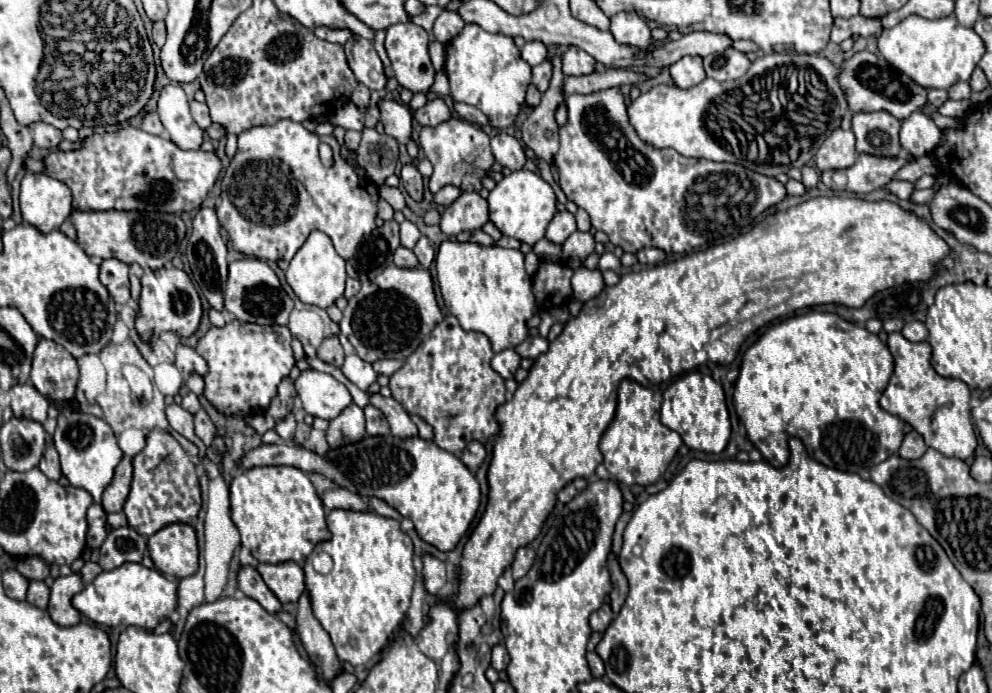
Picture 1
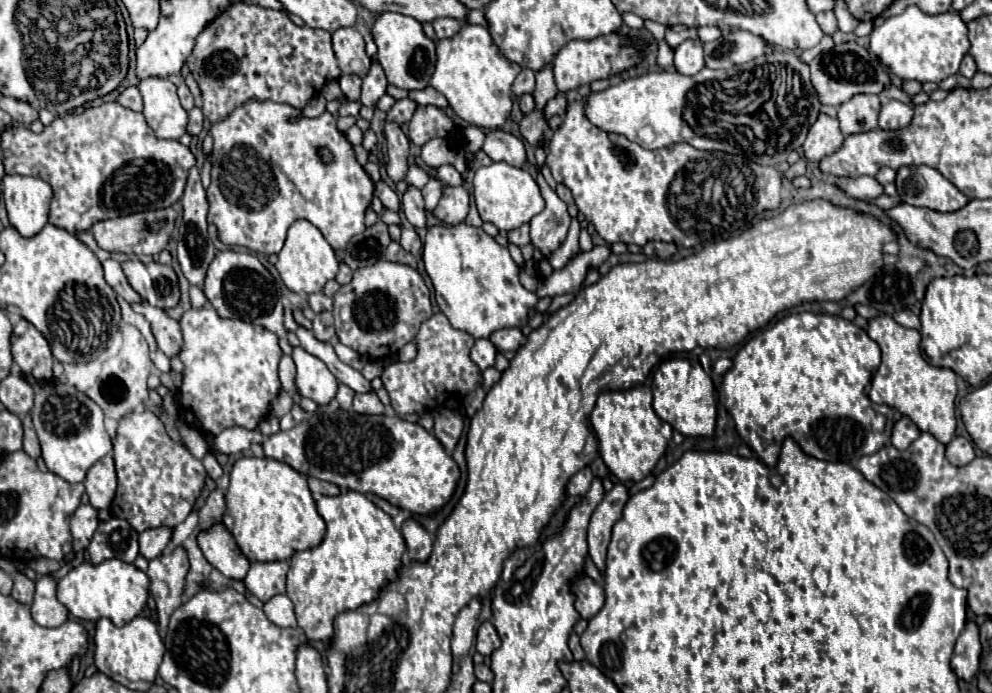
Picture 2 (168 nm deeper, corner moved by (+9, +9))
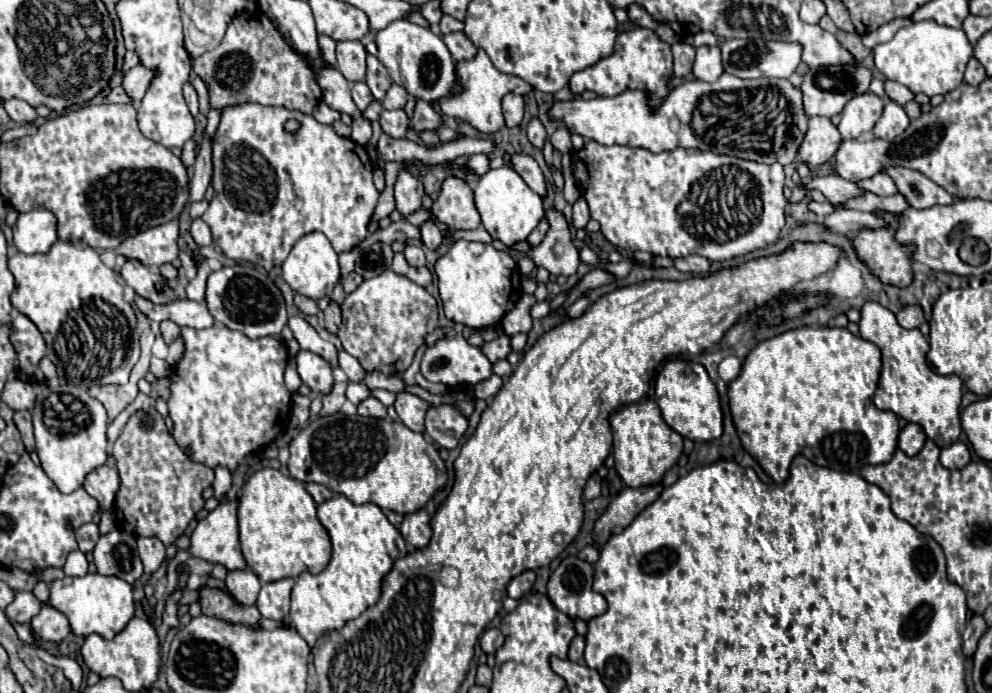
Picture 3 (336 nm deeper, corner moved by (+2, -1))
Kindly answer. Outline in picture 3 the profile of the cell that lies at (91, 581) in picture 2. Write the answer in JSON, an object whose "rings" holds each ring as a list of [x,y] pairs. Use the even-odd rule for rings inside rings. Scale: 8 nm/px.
{"rings":[[[86,574],[82,578],[62,578],[50,582],[50,596],[48,604],[62,612],[70,628],[76,636],[88,636],[88,634],[100,634],[106,640],[114,638],[134,616],[134,594],[132,586],[124,580],[118,580],[116,576],[102,576],[102,574]]]}

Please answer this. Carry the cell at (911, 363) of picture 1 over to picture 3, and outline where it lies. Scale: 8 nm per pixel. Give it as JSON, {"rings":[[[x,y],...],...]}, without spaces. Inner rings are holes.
{"rings":[[[866,302],[860,308],[860,336],[874,342],[882,352],[882,372],[874,394],[874,404],[880,410],[890,410],[908,422],[916,422],[924,428],[926,436],[934,440],[940,448],[950,446],[962,434],[960,428],[960,400],[962,400],[962,380],[954,374],[940,376],[928,362],[928,340],[918,328],[906,330],[896,322],[896,316],[878,302]]]}

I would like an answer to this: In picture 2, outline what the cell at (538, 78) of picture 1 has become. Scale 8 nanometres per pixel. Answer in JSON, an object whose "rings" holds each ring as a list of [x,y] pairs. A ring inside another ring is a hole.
{"rings":[[[523,68],[519,72],[519,76],[515,78],[515,86],[513,86],[513,96],[519,98],[525,92],[533,92],[535,90],[535,74],[529,68]]]}

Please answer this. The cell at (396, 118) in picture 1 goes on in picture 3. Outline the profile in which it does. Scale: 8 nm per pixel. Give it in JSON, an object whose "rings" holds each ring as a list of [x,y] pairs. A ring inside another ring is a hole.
{"rings":[[[402,170],[398,180],[396,180],[396,210],[400,212],[402,218],[408,218],[416,210],[422,208],[422,198],[424,198],[424,186],[420,178],[416,178],[412,172]]]}

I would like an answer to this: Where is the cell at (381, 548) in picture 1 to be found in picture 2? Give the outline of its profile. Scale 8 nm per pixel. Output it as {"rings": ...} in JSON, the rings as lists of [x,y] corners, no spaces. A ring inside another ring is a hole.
{"rings":[[[345,492],[341,496],[323,496],[317,500],[317,512],[327,524],[327,534],[319,546],[295,552],[291,558],[291,568],[287,574],[287,596],[291,598],[297,614],[297,626],[305,636],[315,642],[331,642],[335,636],[333,620],[339,612],[357,610],[363,604],[369,604],[379,598],[381,590],[399,578],[401,558],[407,550],[401,530],[393,524],[391,516],[385,514],[379,506],[367,500],[359,492]]]}

